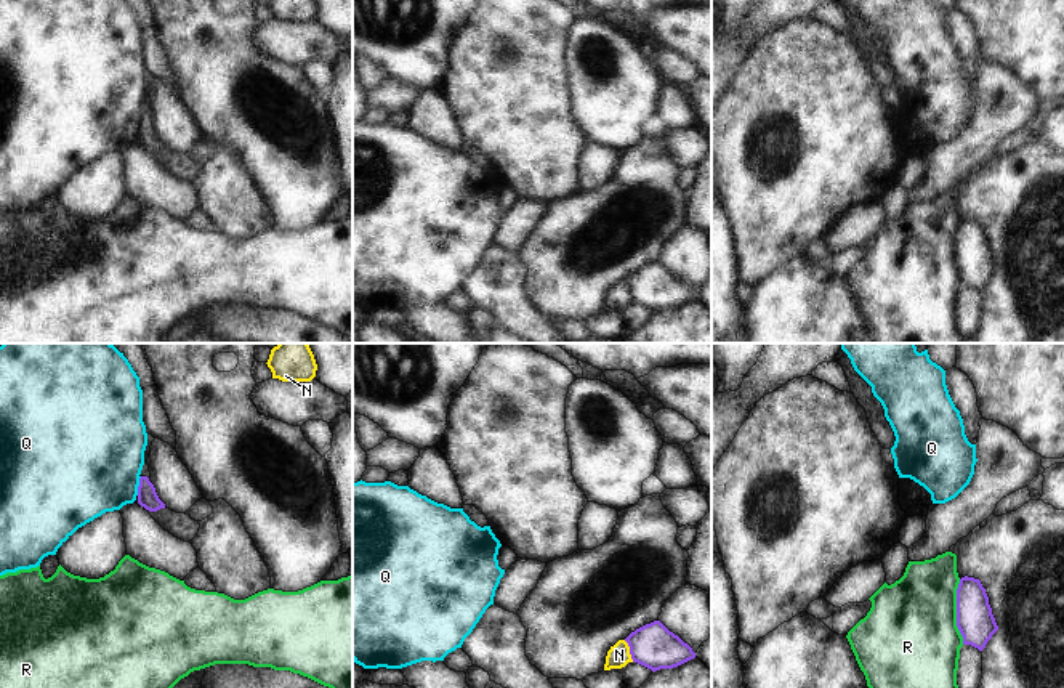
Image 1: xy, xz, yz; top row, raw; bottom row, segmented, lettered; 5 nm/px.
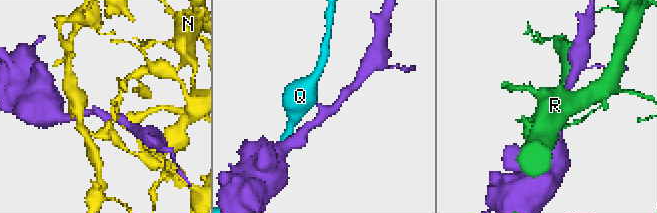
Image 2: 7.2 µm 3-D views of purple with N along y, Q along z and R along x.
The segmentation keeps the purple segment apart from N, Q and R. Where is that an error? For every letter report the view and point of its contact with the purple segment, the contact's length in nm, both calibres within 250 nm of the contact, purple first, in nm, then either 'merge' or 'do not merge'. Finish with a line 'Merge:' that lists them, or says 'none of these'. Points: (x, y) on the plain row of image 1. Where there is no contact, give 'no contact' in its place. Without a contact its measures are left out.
N: meets purple in xz at (630, 292); contact 120 nm long; 220 nm thick on the purple side, 110 nm on the other; do not merge
Q: meets purple in xy at (138, 127); contact 100 nm long; 100 nm thick on the purple side, 480 nm on the other; do not merge
R: meets purple in yz at (957, 252); contact 320 nm long; 190 nm thick on the purple side, 460 nm on the other; do not merge
Merge: none of these

